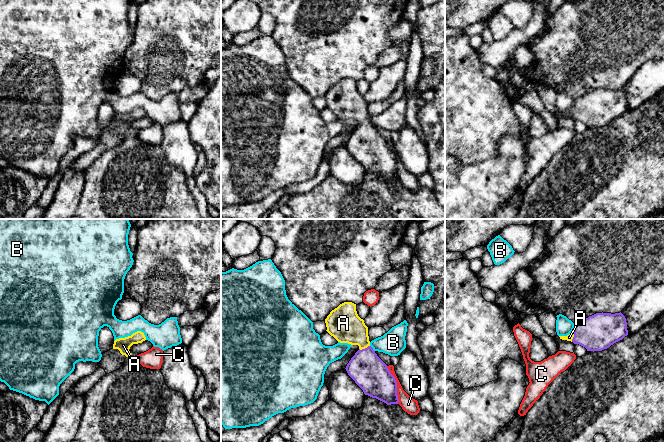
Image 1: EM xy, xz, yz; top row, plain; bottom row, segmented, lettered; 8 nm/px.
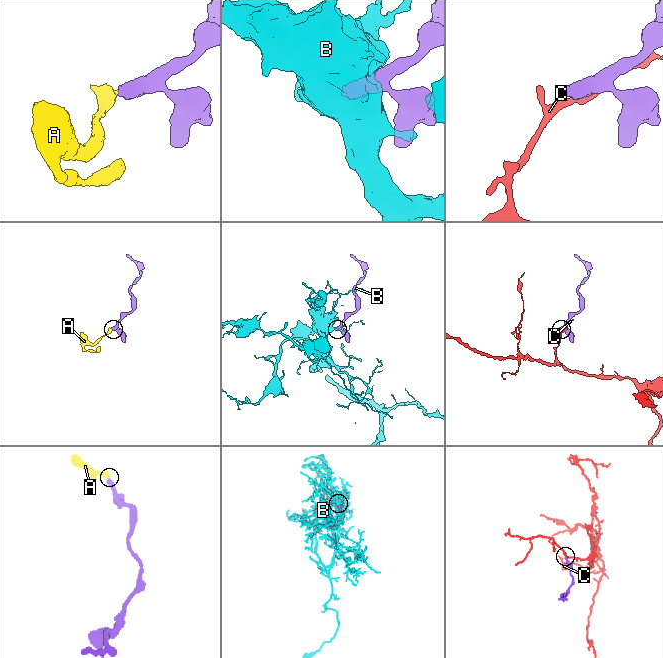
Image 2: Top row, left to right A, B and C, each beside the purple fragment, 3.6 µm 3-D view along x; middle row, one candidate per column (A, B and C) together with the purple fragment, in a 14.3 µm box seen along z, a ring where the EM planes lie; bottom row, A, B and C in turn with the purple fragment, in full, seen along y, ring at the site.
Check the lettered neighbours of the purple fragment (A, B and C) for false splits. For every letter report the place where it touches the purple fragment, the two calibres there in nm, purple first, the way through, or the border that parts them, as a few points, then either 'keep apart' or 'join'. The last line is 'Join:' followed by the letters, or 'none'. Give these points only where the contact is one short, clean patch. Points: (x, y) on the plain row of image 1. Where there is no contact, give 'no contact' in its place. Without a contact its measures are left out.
A: xz (365, 124) | 280/260 nm | across xz (370, 149), (365, 143), (365, 124), (345, 101) | join
B: yz (574, 104) | 280/140 nm | along yz (575, 100), (572, 107) | keep apart
C: xz (396, 161) | 280/120 nm | keep apart
Join: A

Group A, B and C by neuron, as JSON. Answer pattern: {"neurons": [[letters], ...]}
{"neurons": [["A"], ["B"], ["C"]]}

